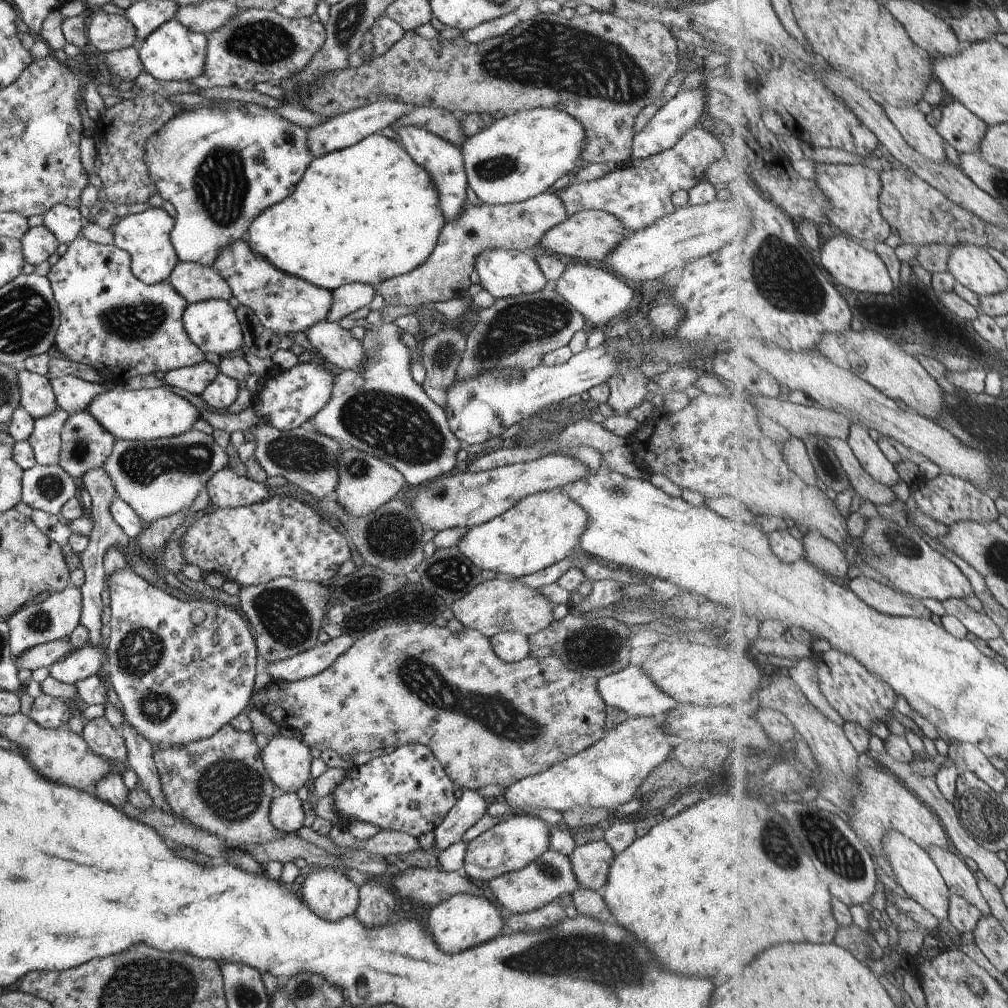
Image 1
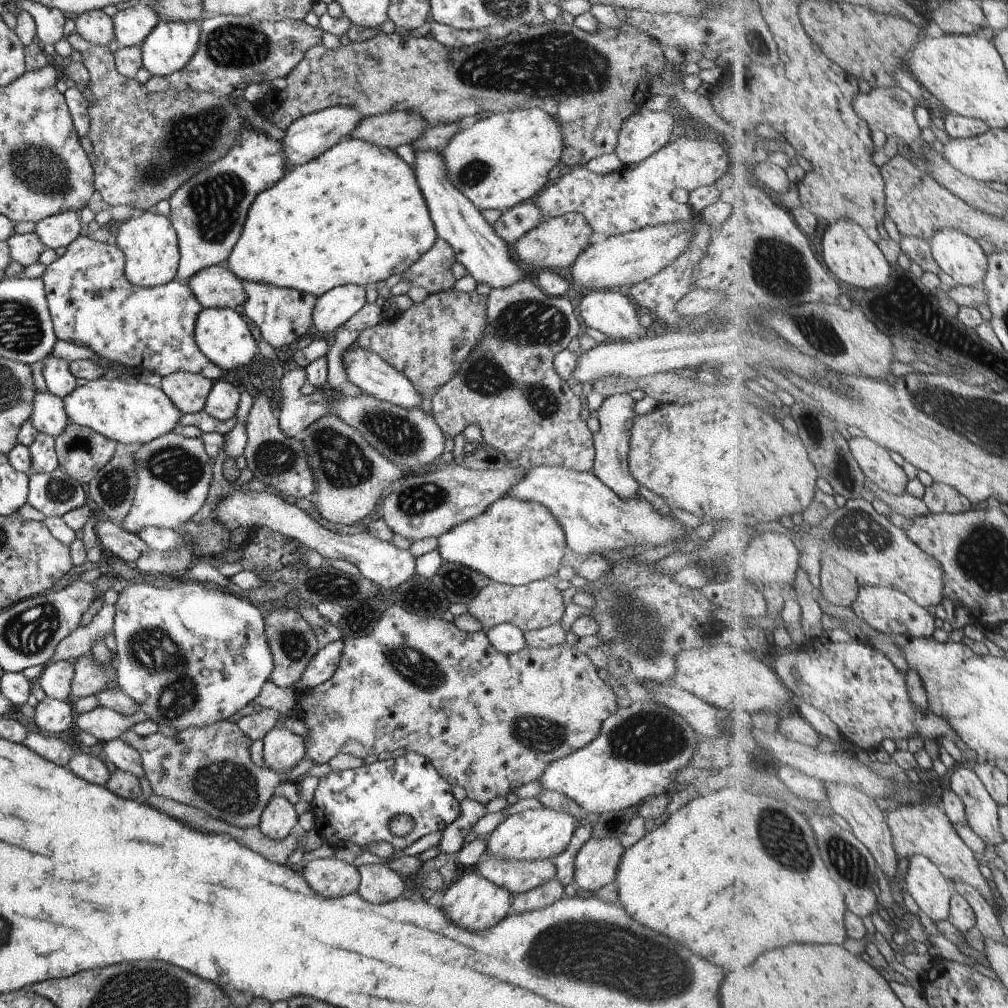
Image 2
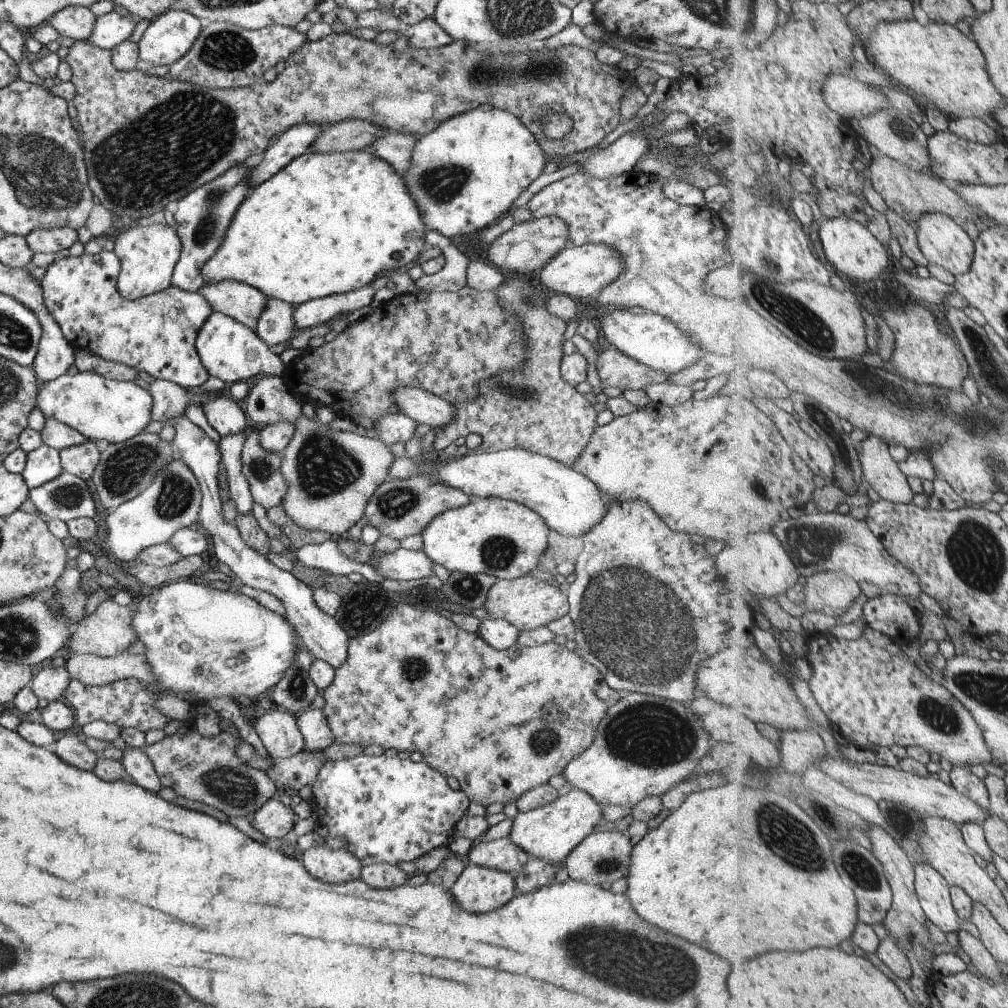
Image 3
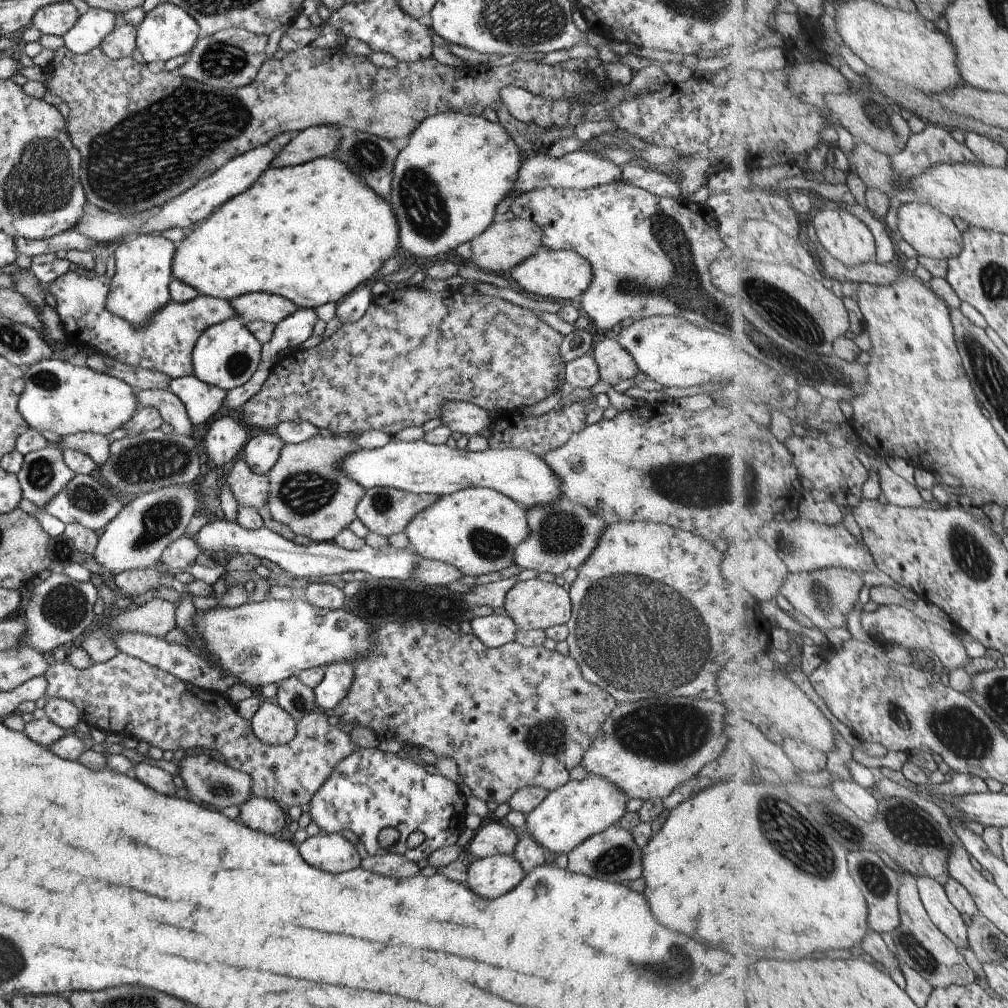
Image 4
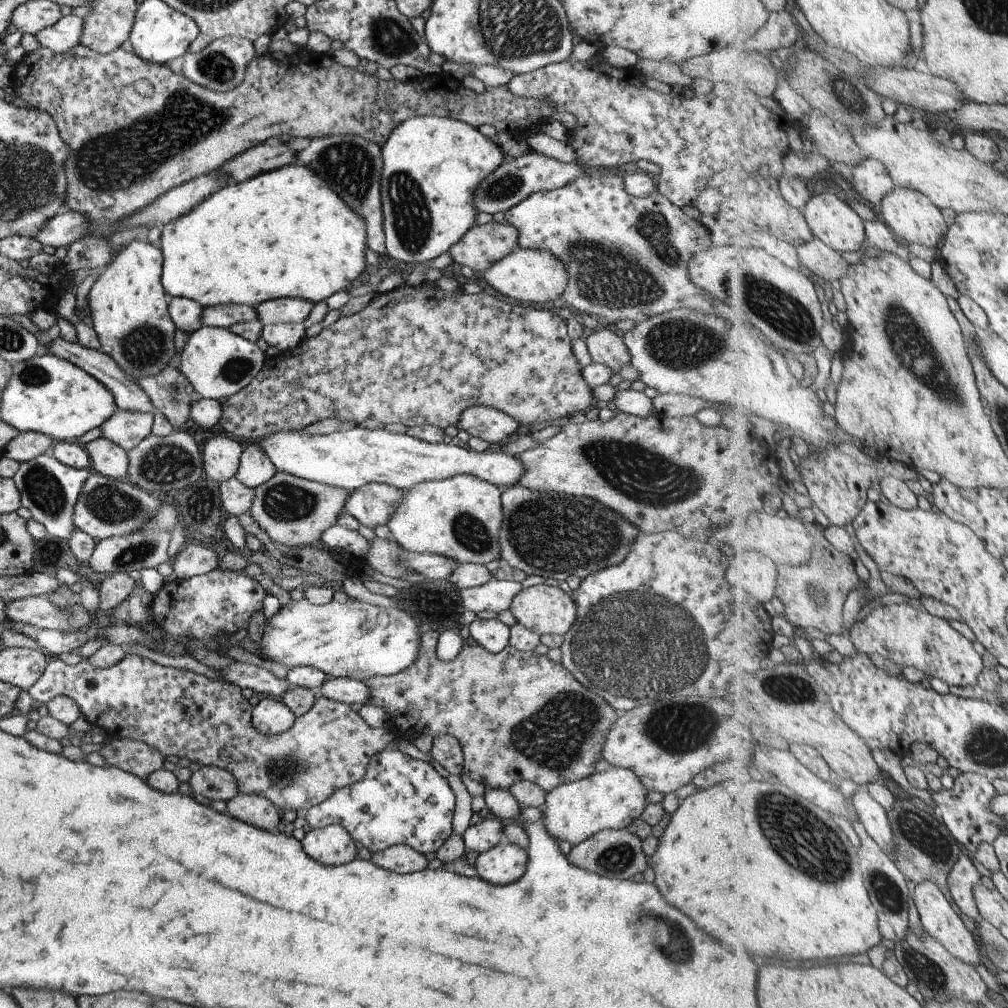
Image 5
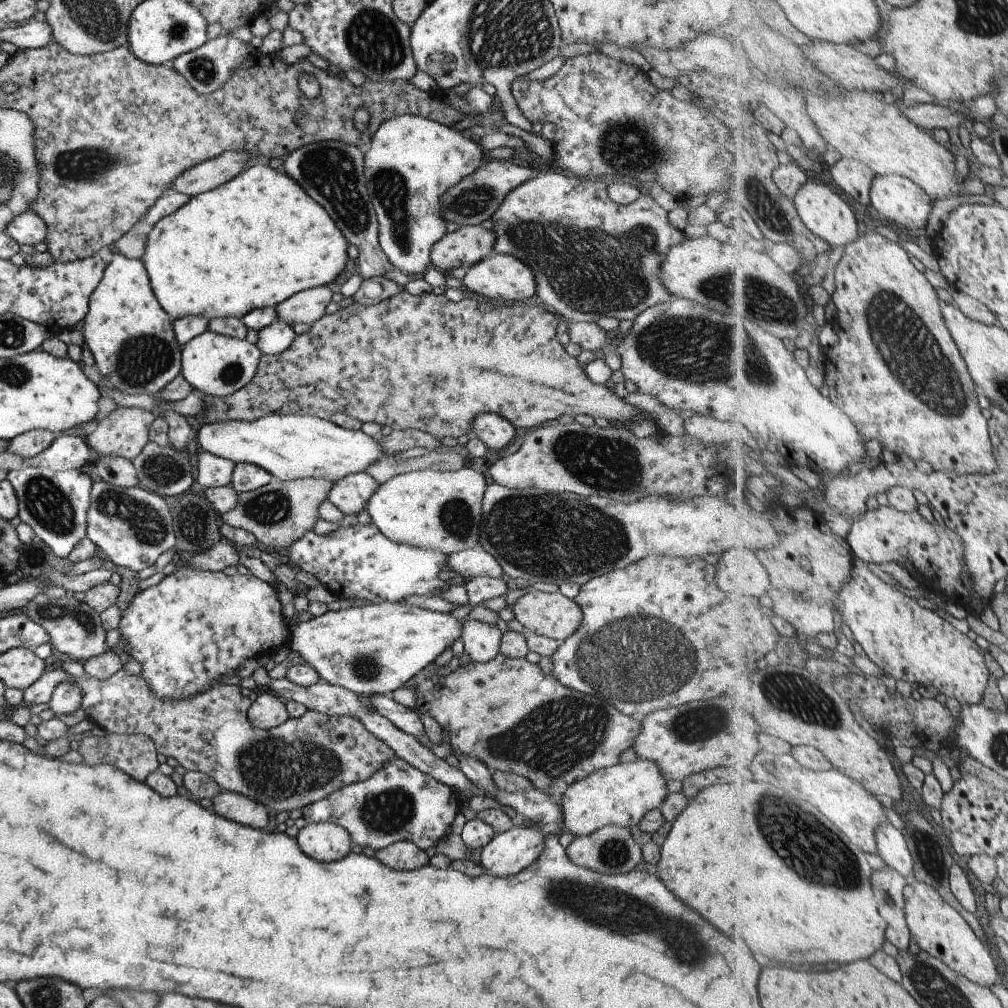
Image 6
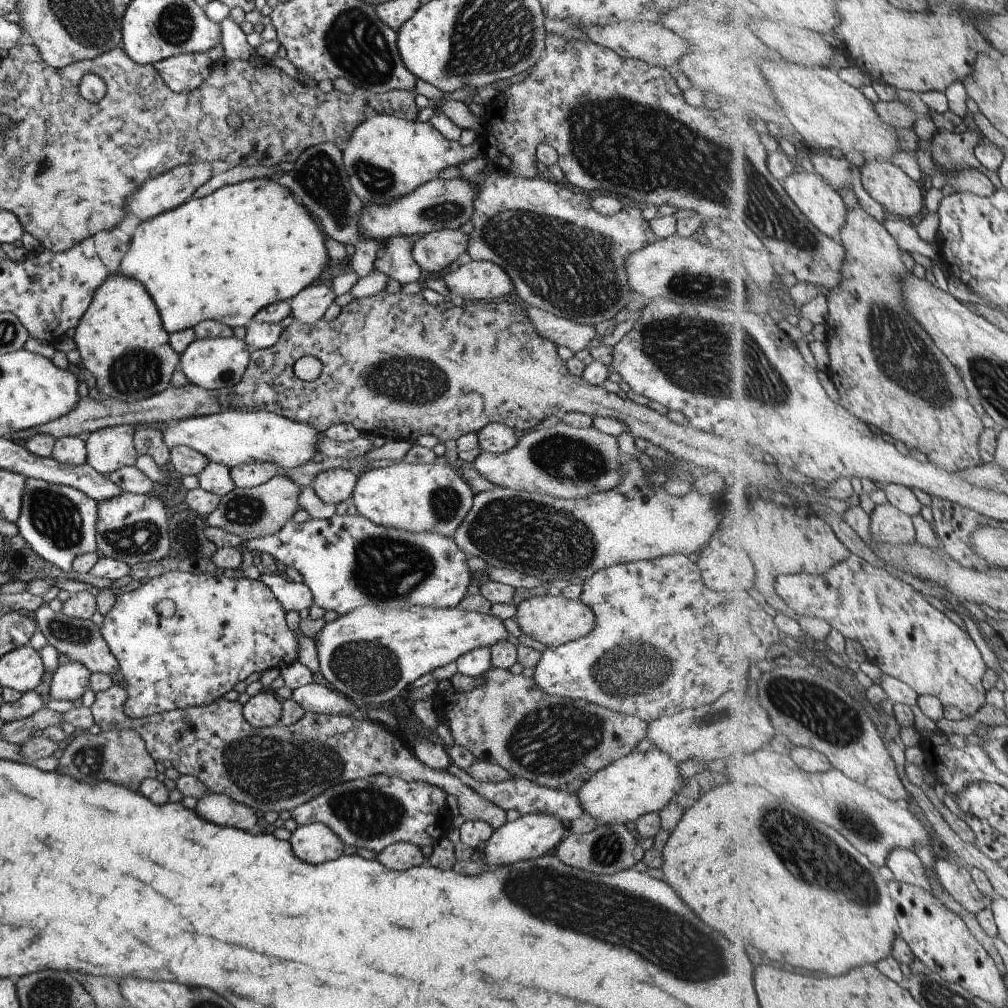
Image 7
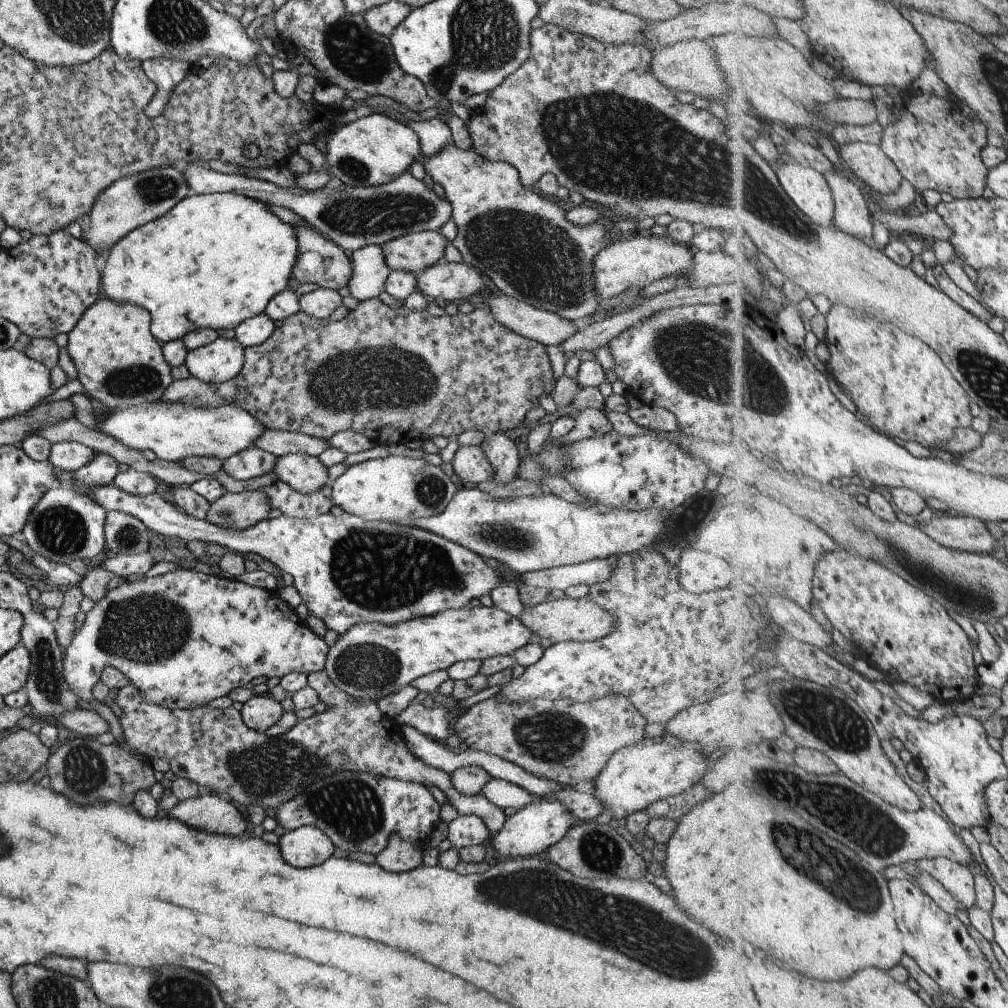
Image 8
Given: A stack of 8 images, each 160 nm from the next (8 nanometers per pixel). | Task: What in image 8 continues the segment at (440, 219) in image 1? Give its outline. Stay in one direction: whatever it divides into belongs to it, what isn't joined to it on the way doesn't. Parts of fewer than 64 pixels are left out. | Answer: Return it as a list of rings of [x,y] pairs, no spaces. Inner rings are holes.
[[[231,191],[226,193],[199,193],[183,197],[163,216],[128,232],[110,248],[105,267],[100,272],[100,283],[103,284],[103,294],[100,296],[107,297],[114,303],[129,303],[130,305],[139,305],[142,309],[145,309],[150,314],[150,333],[162,345],[167,341],[182,339],[192,330],[202,328],[234,329],[240,322],[263,313],[265,305],[271,300],[271,297],[286,290],[285,286],[287,286],[287,280],[290,278],[289,274],[291,274],[291,270],[295,265],[295,258],[297,258],[297,238],[295,238],[293,228],[271,213],[265,207],[265,203]]]

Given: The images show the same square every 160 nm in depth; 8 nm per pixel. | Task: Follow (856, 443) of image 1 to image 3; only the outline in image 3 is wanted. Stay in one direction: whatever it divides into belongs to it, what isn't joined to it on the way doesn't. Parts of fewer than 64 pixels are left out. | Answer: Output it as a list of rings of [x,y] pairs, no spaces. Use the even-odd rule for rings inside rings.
[[[869,435],[860,443],[858,453],[864,469],[864,478],[881,500],[904,505],[911,503],[915,495],[907,482],[907,476],[901,472],[899,464],[891,456],[887,442]]]

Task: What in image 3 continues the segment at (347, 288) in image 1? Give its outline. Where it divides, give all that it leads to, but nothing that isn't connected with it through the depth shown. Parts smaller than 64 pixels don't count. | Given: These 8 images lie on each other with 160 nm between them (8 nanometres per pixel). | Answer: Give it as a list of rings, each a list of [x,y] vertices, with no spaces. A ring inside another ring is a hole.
[[[369,284],[346,293],[332,294],[298,304],[293,313],[296,326],[294,330],[300,332],[359,310],[370,304],[373,293]]]

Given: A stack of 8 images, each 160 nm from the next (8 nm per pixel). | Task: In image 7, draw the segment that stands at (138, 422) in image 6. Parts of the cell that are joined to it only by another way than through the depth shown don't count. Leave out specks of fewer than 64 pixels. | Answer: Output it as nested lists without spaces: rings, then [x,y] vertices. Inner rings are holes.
[[[117,425],[84,436],[85,462],[102,475],[133,465],[137,452],[133,445],[133,425]]]

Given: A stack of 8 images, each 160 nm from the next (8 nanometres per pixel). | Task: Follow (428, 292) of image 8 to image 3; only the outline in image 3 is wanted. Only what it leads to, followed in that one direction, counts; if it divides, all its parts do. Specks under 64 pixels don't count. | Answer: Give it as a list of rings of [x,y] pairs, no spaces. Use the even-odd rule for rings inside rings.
[[[589,243],[581,246],[571,246],[561,249],[540,271],[531,278],[539,280],[549,290],[561,293],[571,298],[590,301],[598,292],[611,283],[624,270],[624,260],[612,247],[603,243]]]

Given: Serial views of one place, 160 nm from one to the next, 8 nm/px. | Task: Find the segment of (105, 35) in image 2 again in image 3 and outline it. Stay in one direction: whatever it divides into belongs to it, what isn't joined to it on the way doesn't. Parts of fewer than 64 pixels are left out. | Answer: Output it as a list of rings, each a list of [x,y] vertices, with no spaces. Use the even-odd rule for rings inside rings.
[[[68,6],[62,8],[59,12],[52,14],[47,22],[58,32],[59,38],[68,36],[71,40],[85,41],[90,37],[93,30],[96,17],[91,13],[91,10],[85,7]]]

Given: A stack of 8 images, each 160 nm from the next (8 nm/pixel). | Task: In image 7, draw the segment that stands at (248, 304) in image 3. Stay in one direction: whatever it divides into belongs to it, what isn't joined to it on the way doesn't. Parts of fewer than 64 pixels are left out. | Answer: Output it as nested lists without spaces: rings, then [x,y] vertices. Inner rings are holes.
[[[310,284],[289,300],[293,320],[312,323],[321,319],[325,310],[334,302],[333,291],[325,284]]]

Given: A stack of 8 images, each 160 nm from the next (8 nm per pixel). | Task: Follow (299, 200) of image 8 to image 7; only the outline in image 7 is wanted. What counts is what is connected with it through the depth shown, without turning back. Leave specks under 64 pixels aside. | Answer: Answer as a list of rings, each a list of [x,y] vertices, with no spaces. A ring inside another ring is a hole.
[[[435,177],[397,201],[385,205],[364,202],[358,225],[365,238],[374,238],[382,244],[393,235],[416,238],[431,231],[458,229],[461,224],[469,222],[472,218],[475,188],[473,183],[468,183],[461,177],[451,179]]]

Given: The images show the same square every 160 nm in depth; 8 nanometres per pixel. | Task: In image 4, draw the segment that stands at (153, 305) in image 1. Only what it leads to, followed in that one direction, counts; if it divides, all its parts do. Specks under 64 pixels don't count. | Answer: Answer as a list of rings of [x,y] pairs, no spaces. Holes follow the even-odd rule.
[[[78,269],[65,271],[46,286],[55,298],[54,311],[60,318],[65,338],[70,343],[96,350],[123,364],[159,371],[169,380],[192,374],[192,348],[200,331],[228,318],[237,318],[226,300],[198,294],[184,303],[167,301],[150,316],[148,325],[135,328],[105,308],[109,285],[110,278],[105,273],[87,273]]]

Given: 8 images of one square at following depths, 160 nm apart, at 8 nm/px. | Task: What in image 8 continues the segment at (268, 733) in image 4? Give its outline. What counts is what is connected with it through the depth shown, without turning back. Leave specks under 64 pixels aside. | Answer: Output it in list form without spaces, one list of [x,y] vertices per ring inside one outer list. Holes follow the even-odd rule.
[[[268,694],[248,698],[241,706],[240,717],[247,728],[265,732],[273,726],[283,710],[279,703]]]

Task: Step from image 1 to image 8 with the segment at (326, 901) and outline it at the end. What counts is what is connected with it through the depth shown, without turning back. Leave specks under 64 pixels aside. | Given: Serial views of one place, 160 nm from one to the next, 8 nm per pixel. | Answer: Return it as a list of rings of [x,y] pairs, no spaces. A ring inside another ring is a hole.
[[[305,824],[281,835],[277,846],[287,864],[307,868],[325,862],[331,856],[334,844],[321,829]]]

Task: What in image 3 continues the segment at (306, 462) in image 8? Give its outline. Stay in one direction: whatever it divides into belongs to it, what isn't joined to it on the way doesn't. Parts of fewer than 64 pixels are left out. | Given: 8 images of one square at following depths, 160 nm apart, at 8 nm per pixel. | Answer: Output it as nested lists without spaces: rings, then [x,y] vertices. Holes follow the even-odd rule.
[[[425,475],[406,479],[391,478],[383,481],[373,491],[363,515],[366,516],[367,523],[373,525],[383,536],[400,541],[411,535],[420,535],[433,517],[446,510],[465,506],[471,499],[470,494]]]

